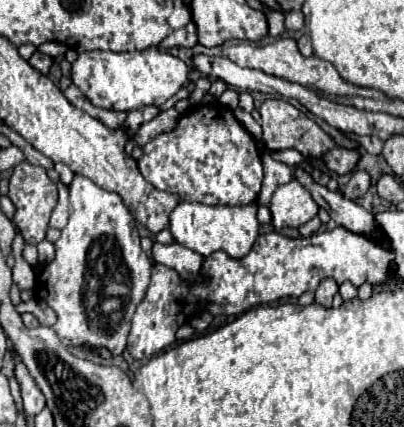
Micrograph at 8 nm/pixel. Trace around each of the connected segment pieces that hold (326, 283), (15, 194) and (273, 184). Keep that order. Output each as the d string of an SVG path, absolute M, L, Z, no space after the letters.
M323 279L321 285L315 291L315 303L321 305L321 307L325 307L325 309L329 309L331 303L333 303L333 297L337 293L337 289L339 287L337 287L337 283L333 279Z
M27 161L19 163L13 169L13 175L9 179L9 199L15 205L15 215L13 215L13 223L17 227L17 231L23 235L25 243L29 245L37 245L39 241L45 239L45 233L49 229L49 217L53 207L57 205L57 187L55 183L47 177L43 167L35 167L29 165Z
M263 153L261 161L263 161L265 179L263 179L263 187L261 187L261 193L259 193L259 205L269 205L269 199L273 195L273 191L279 185L289 183L293 179L293 173L291 173L291 167L289 165L271 159L267 153Z

